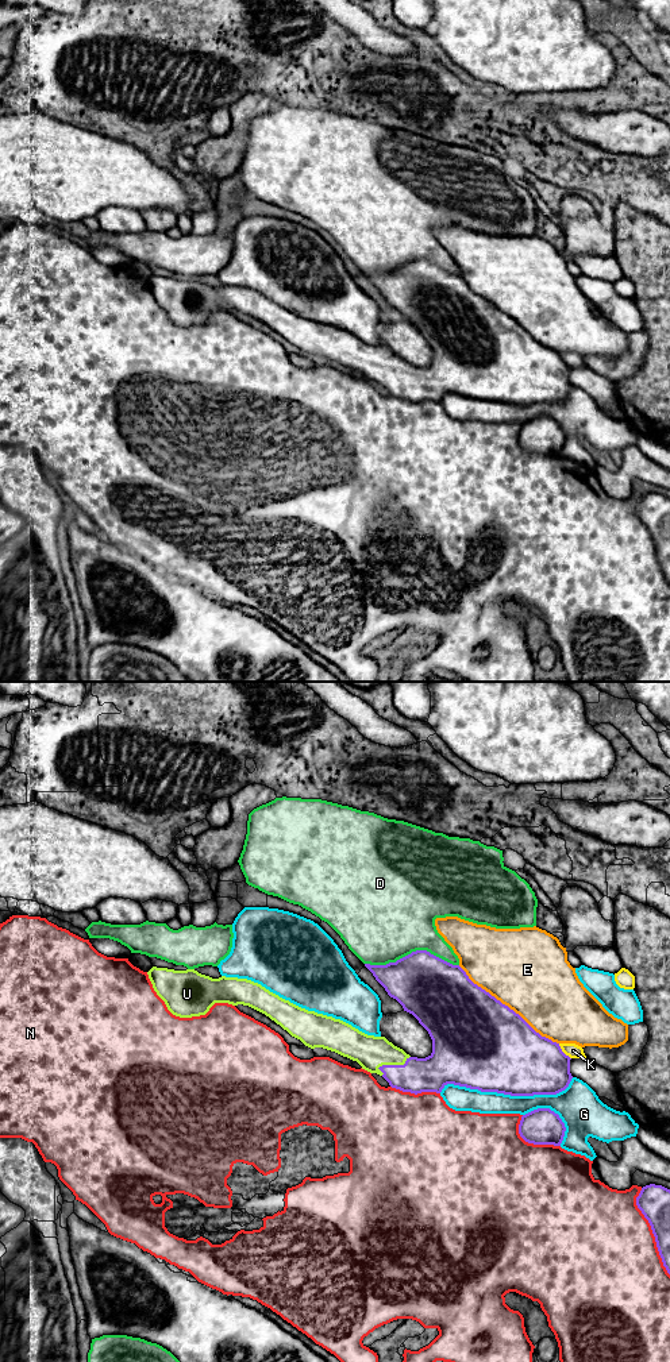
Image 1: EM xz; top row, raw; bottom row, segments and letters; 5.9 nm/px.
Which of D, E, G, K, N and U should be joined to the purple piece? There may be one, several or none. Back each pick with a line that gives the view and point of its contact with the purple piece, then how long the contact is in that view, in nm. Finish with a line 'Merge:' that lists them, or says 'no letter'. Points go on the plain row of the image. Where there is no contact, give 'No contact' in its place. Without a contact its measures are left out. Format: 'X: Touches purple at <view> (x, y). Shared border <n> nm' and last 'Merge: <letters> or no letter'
U: Touches purple at xz (393, 374). Shared border 220 nm
Merge: U

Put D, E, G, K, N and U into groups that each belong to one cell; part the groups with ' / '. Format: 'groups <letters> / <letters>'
groups D / E / G / K / N / U

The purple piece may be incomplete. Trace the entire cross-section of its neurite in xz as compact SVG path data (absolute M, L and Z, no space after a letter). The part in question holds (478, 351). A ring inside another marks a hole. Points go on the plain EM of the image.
M416 259L396 271L389 271L386 274L365 273L365 275L385 297L388 304L396 308L403 315L404 320L412 323L428 340L432 348L432 362L428 366L411 366L385 346L367 344L340 328L301 317L247 288L226 285L212 288L195 278L174 279L157 275L153 275L147 283L157 304L176 325L192 327L205 324L215 312L249 315L269 325L292 346L300 348L305 355L311 358L323 356L357 370L362 378L382 385L392 397L403 401L415 404L421 401L440 402L447 393L454 393L478 398L481 401L534 405L557 404L569 396L573 387L570 382L571 367L562 360L559 352L542 346L519 323L474 293L459 274L453 274L427 259Z

